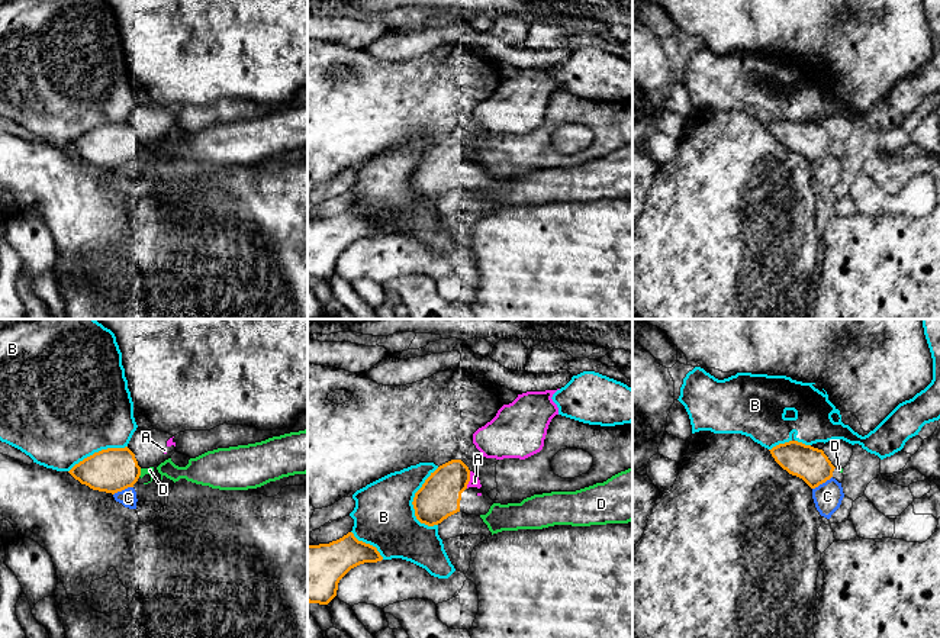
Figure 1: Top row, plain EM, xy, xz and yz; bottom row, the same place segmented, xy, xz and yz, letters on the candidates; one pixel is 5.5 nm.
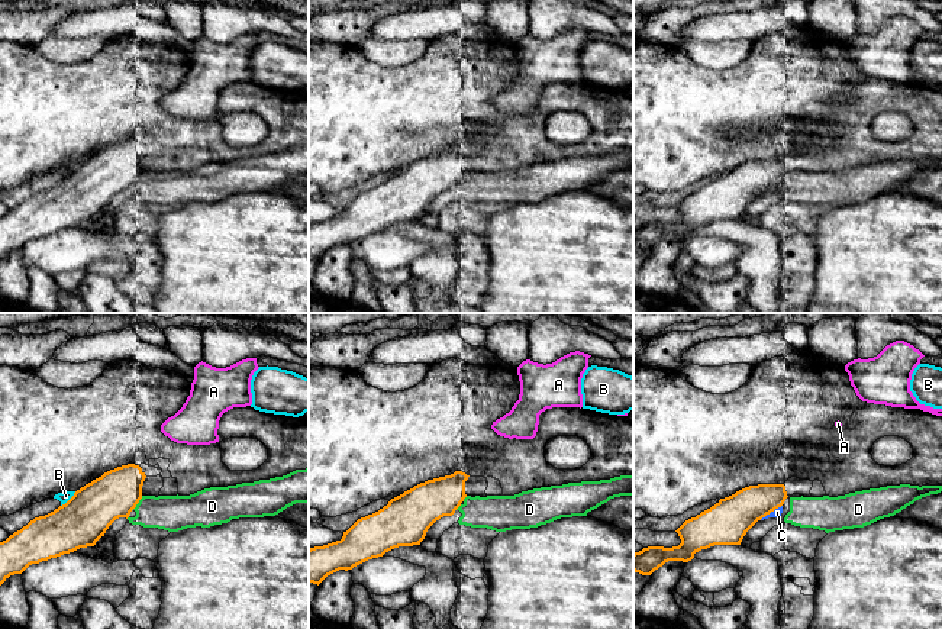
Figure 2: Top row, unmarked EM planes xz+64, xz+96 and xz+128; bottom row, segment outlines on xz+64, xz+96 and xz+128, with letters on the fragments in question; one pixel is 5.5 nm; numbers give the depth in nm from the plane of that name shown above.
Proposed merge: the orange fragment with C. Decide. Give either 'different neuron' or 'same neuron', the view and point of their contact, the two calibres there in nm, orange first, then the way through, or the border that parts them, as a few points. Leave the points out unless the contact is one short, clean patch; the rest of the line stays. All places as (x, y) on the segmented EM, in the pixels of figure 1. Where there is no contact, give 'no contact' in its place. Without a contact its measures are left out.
different neuron | xy (122, 489) | 240/100 nm

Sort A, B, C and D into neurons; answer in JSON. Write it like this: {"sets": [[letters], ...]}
{"sets": [["A"], ["B"], ["C", "D"]]}

